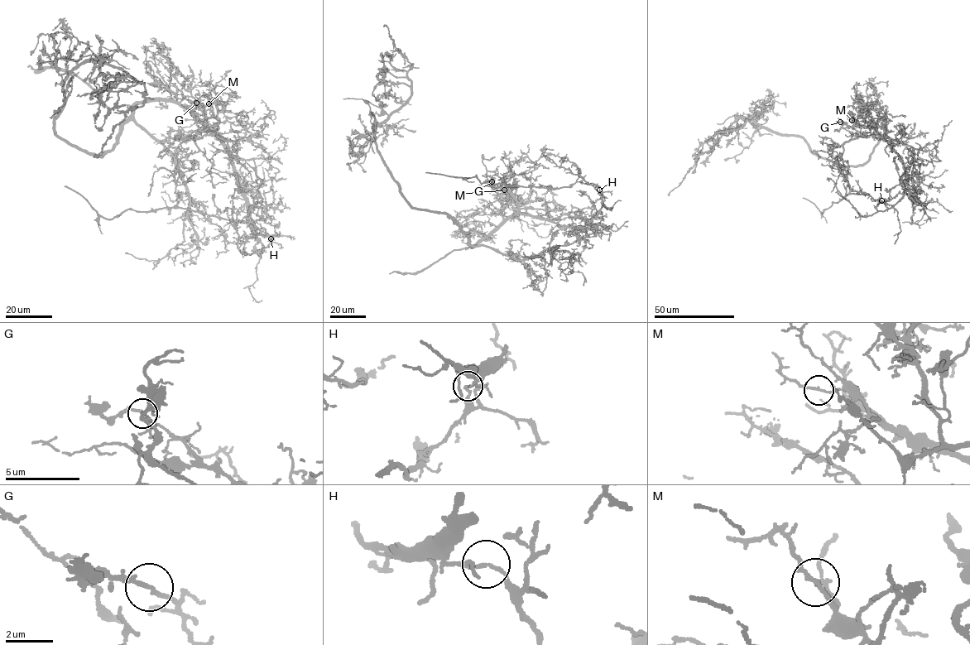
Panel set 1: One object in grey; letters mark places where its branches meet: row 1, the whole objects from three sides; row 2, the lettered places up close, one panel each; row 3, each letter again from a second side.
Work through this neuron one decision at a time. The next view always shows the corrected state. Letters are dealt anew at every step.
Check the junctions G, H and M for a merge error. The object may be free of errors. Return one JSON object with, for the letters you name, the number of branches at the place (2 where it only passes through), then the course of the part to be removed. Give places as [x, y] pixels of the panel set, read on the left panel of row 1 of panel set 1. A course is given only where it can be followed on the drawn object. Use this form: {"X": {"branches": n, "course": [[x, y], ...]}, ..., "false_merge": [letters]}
{"H": {"branches": 2, "course": [[271, 238], [248, 221], [181, 208], [125, 209], [116, 217], [105, 219], [82, 196], [64, 185]]}, "false_merge": ["H"]}

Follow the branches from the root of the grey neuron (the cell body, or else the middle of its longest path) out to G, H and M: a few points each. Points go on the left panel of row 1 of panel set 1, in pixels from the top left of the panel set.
G: (103, 152), (112, 148), (135, 105), (149, 101), (176, 103), (194, 116), (207, 130), (196, 103)
H: (103, 152), (112, 148), (135, 104), (176, 103), (217, 136), (246, 202), (252, 233), (263, 249), (271, 238)
M: (103, 152), (112, 148), (135, 104), (171, 101), (201, 119), (206, 118), (208, 103)

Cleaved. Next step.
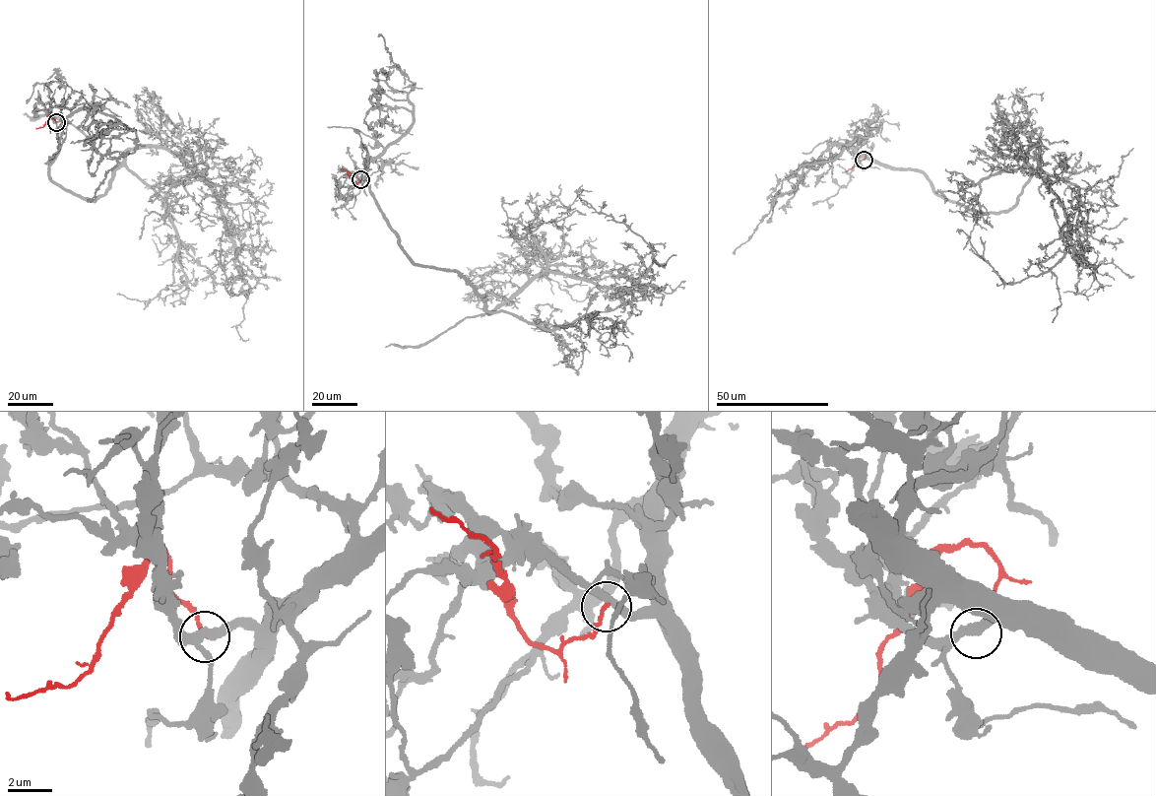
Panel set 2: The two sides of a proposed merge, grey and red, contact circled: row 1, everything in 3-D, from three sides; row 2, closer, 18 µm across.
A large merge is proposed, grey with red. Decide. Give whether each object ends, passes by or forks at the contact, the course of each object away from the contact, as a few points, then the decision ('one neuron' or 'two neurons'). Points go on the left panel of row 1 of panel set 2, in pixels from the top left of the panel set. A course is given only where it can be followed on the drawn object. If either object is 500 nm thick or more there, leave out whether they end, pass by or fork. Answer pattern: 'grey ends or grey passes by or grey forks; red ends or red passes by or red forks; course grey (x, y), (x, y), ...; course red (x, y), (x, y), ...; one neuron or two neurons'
grey passes by; red ends; course grey (56, 122), (48, 174), (85, 198), (141, 148), (195, 170), (248, 294), (225, 288), (230, 234); course red (56, 122), (51, 112), (44, 125), (36, 127); two neurons

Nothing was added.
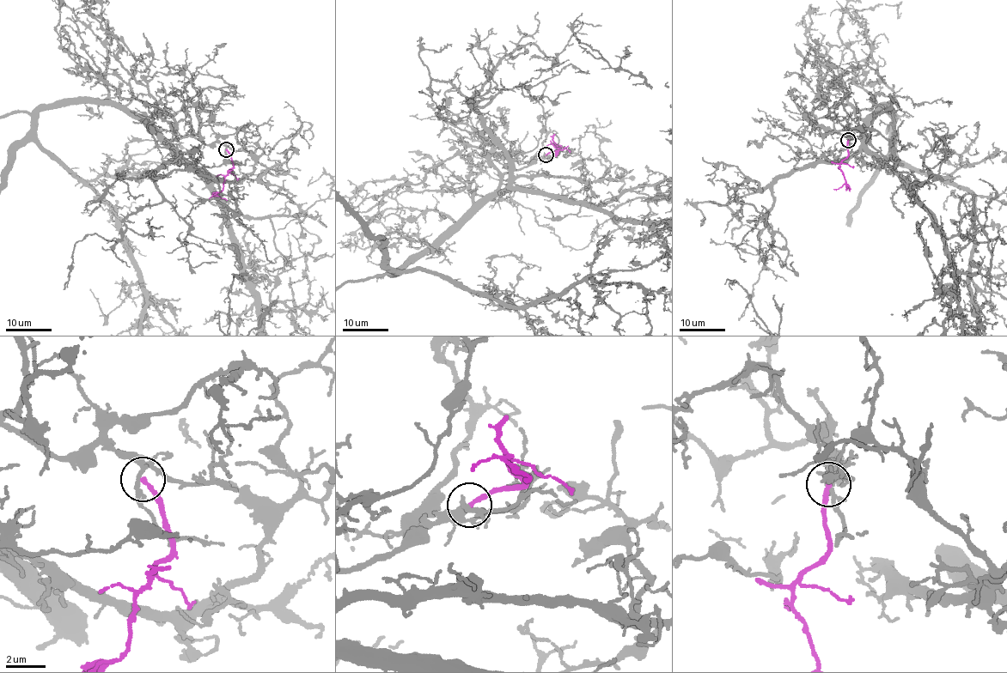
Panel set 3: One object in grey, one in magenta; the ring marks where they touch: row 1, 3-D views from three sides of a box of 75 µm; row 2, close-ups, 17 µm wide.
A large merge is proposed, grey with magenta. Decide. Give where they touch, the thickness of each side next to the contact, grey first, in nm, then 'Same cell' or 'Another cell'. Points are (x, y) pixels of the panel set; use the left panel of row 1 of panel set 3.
Place: (226, 149). Thickness 240 nm (grey) against 220 nm. Another cell

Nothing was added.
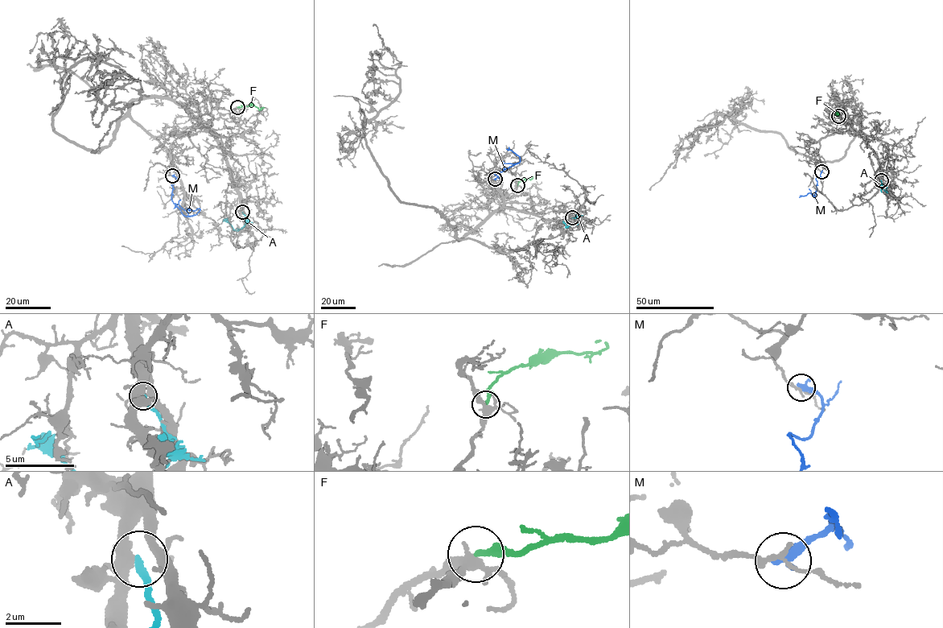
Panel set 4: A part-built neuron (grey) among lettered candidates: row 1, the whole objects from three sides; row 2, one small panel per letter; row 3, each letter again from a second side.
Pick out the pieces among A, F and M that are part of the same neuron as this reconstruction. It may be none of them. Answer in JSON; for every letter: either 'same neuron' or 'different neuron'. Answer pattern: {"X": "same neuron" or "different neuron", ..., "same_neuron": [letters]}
{"A": "different neuron", "F": "same neuron", "M": "different neuron", "same_neuron": ["F"]}

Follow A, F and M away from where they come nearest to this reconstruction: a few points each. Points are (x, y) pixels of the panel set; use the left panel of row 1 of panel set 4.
A: (242, 212), (246, 224), (237, 230), (224, 219)
F: (236, 107), (253, 105), (260, 109), (264, 107)
M: (172, 175), (176, 178), (170, 184), (173, 203), (185, 216), (192, 216), (199, 208), (186, 208)

